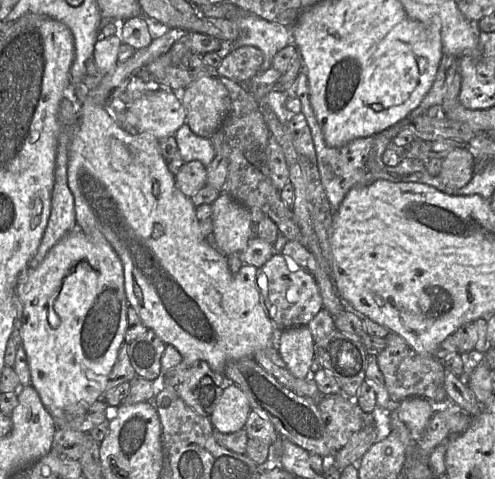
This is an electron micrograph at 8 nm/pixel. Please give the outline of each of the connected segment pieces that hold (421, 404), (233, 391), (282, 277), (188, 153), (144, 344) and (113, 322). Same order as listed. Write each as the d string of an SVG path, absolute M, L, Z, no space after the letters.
M420 397L407 398L397 404L399 417L410 430L414 441L423 435L436 410L434 403Z
M226 382L221 399L209 419L215 430L230 434L245 427L250 411L249 400L243 391L236 384Z
M273 254L260 268L257 276L261 304L270 320L280 330L307 326L323 309L323 299L314 276L292 262L292 259L283 254Z
M184 123L175 134L180 152L180 159L184 162L201 161L208 166L216 156L214 145L209 138L201 137Z
M148 329L146 333L128 345L128 354L137 377L156 380L162 373L161 358L166 344Z
M76 229L51 248L39 267L27 272L18 286L18 295L24 306L22 341L30 367L31 385L45 408L52 414L53 411L103 400L108 377L125 342L129 307L123 264L115 251L99 240L90 240Z

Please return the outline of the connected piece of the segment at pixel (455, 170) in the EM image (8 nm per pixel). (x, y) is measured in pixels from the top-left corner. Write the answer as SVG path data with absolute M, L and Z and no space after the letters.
M456 147L443 159L439 177L452 188L466 186L474 175L474 157L465 147Z

